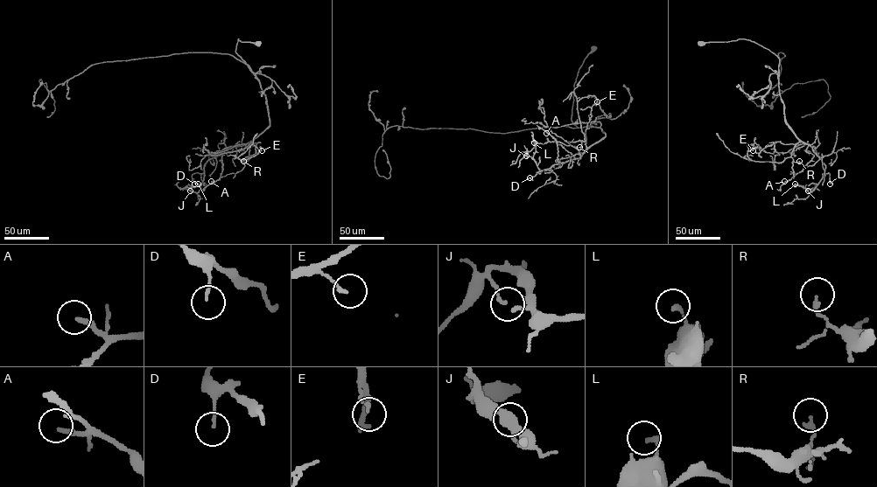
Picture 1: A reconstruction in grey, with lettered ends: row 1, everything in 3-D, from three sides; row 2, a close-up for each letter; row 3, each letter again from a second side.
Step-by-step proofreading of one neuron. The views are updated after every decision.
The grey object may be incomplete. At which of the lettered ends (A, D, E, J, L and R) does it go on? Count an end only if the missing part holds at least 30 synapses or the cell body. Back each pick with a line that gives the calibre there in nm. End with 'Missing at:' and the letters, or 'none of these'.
A: 200 nm
Missing at: A

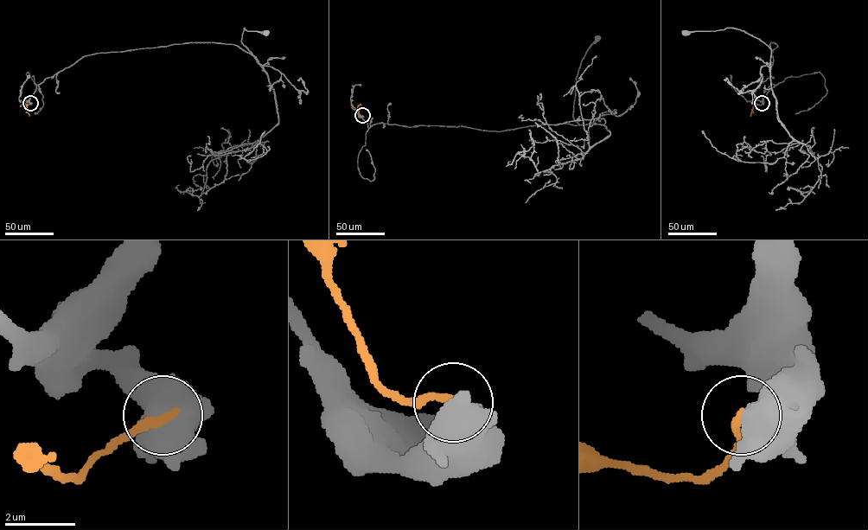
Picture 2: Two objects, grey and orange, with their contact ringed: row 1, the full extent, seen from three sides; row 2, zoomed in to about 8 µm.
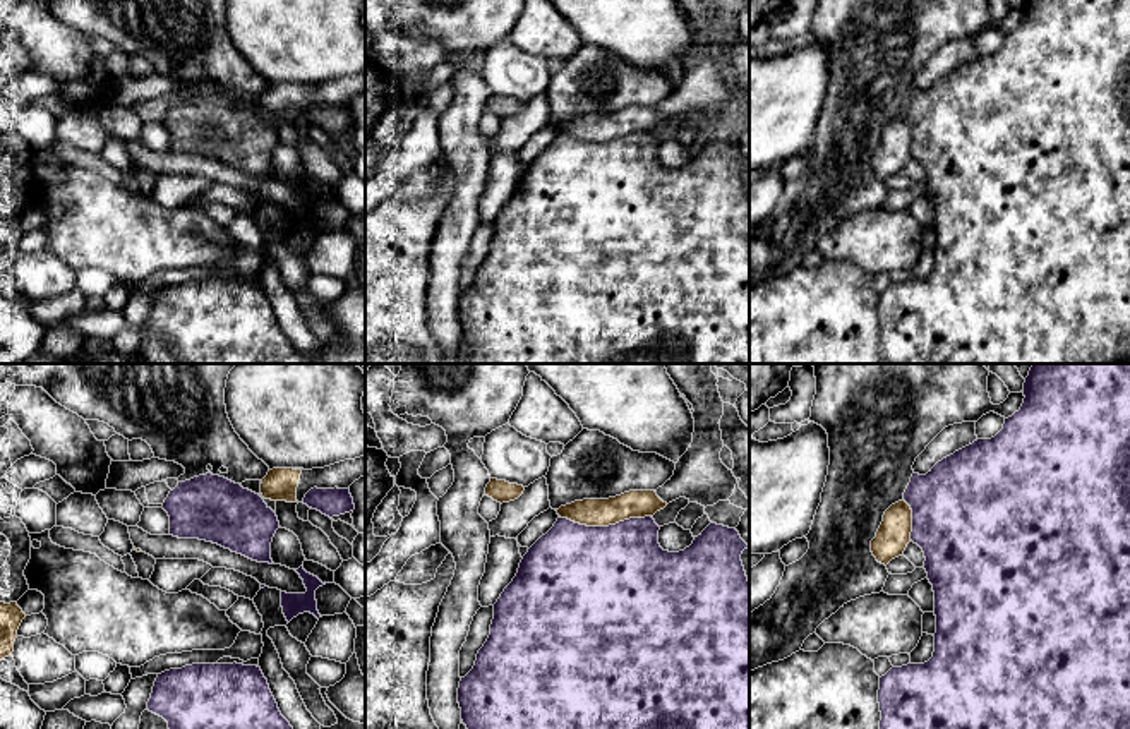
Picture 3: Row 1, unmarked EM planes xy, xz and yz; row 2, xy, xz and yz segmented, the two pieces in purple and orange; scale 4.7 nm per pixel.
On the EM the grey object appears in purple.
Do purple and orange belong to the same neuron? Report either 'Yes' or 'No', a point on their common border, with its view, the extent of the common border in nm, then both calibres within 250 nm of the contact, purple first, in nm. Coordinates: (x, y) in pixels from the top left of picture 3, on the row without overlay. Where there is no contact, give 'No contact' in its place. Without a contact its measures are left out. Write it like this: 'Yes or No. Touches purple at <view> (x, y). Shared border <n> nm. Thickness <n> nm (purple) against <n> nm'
No. Touches purple at xz (606, 143). Shared border 440 nm. Thickness 500 nm (purple) against 130 nm

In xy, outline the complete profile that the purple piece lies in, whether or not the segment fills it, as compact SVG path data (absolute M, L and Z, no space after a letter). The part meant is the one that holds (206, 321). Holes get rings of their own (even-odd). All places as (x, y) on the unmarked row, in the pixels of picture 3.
M192 280L158 290L147 326L168 338L180 364L310 364L281 331L261 283Z

